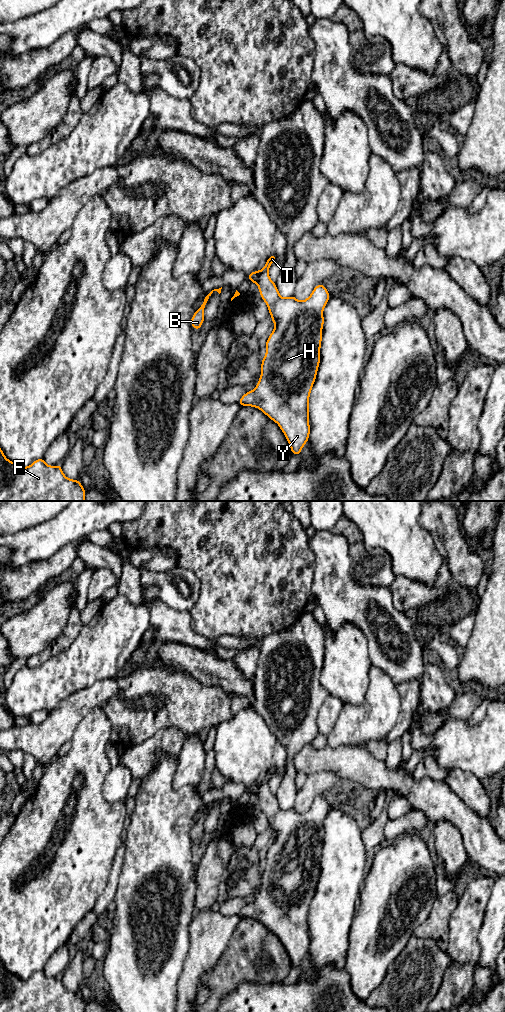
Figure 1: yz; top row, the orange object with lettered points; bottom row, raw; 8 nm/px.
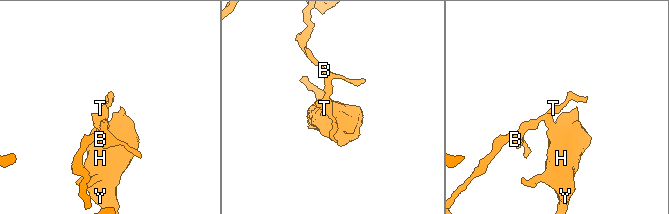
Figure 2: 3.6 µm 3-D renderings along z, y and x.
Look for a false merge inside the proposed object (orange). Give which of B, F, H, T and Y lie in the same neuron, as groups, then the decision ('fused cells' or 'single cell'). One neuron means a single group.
B F T / H Y | fused cells

